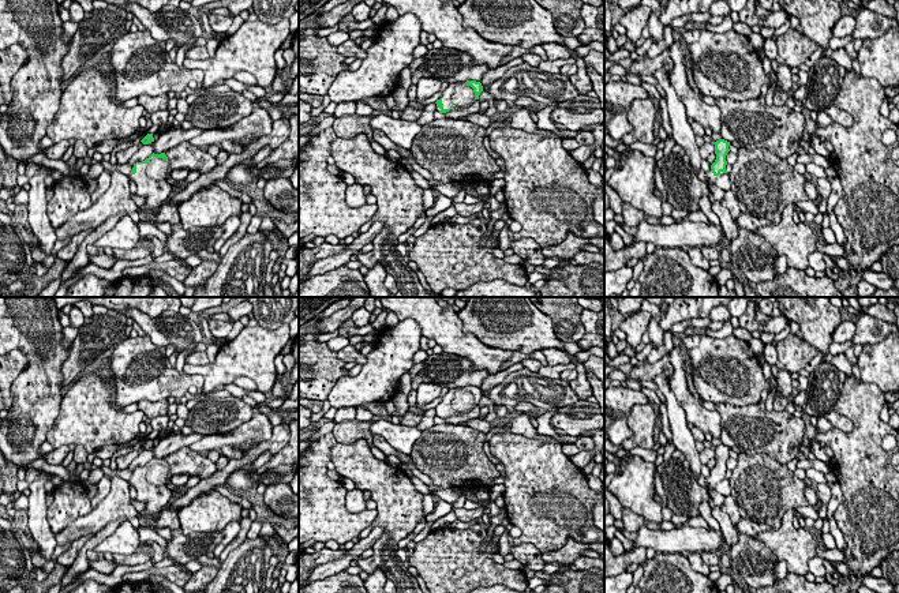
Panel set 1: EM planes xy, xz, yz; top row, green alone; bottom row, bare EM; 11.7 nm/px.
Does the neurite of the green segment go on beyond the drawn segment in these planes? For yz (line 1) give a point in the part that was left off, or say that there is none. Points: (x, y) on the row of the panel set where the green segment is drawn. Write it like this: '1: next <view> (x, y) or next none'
1: next yz (711, 179)

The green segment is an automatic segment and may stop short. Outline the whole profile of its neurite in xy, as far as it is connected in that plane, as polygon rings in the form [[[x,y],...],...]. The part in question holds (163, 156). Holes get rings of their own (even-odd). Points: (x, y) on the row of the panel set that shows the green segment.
[[[153,153],[147,159],[134,164],[128,177],[136,184],[136,195],[145,198],[145,210],[160,210],[169,198],[173,185],[166,179],[171,176],[171,164],[165,153]]]

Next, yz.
[[[719,139],[713,145],[715,145],[716,159],[711,165],[711,169],[707,172],[708,184],[716,184],[716,179],[723,173],[726,173],[726,165],[727,165],[726,155],[730,151],[728,149],[730,142],[724,139]]]

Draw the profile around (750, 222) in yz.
[[[739,213],[739,215],[737,217],[735,222],[742,226],[746,228],[748,230],[758,230],[761,226],[767,226],[771,222],[765,218],[758,218],[754,217],[752,214],[746,214],[746,213]]]

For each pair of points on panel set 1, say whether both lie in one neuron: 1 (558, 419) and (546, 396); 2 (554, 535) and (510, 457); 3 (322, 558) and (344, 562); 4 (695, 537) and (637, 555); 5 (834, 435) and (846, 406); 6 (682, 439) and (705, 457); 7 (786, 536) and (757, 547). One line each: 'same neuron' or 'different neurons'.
1: different neurons
2: same neuron
3: different neurons
4: different neurons
5: same neuron
6: different neurons
7: different neurons

